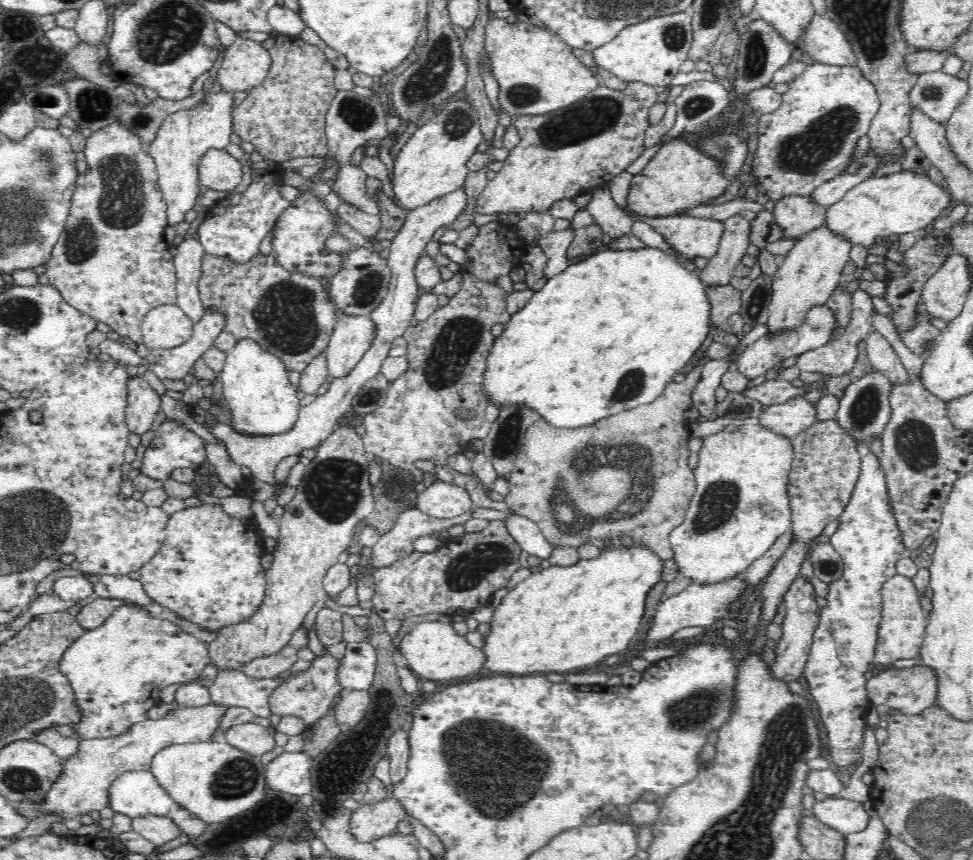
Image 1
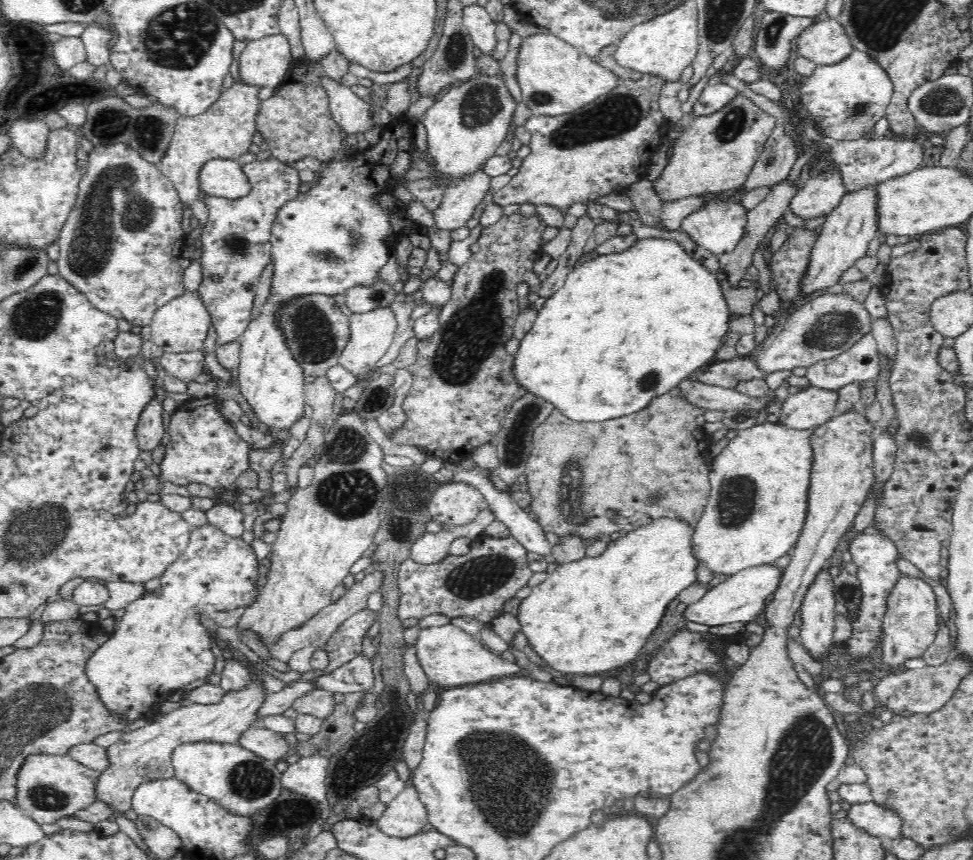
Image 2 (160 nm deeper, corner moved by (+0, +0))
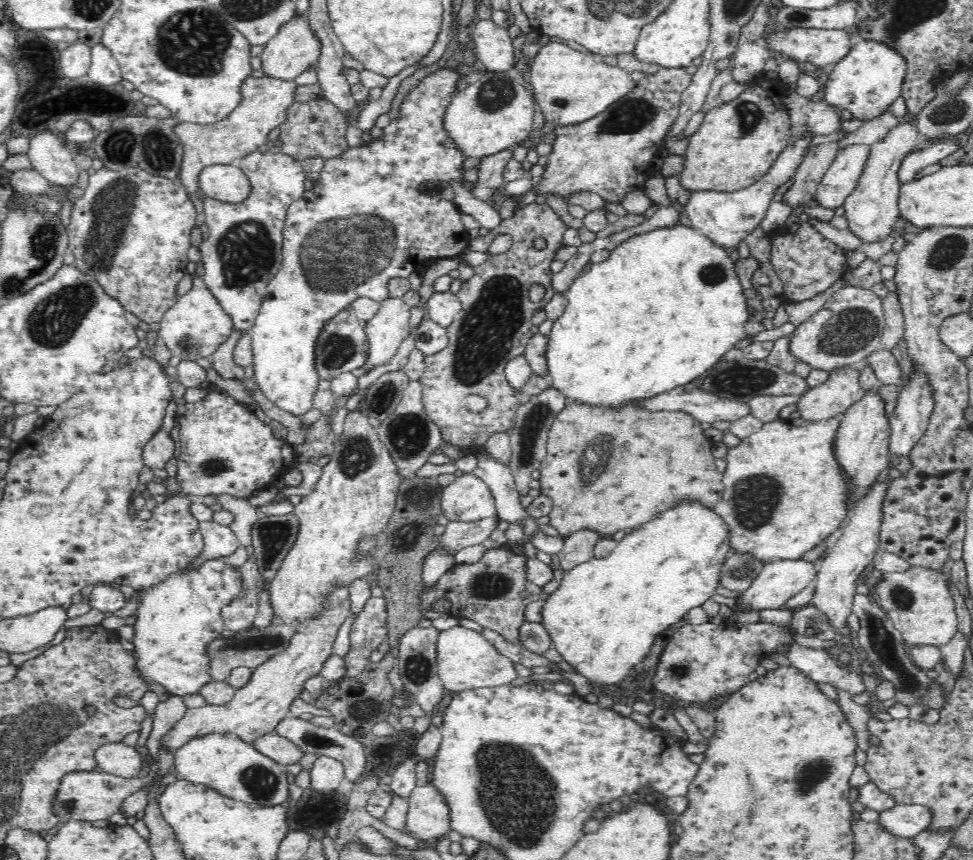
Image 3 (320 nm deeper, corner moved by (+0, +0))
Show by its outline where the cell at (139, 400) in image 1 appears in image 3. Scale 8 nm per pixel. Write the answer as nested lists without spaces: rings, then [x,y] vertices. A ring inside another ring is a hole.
[[[163,424],[160,425],[151,437],[143,444],[143,461],[145,466],[154,470],[164,469],[174,453],[174,440],[166,432]]]

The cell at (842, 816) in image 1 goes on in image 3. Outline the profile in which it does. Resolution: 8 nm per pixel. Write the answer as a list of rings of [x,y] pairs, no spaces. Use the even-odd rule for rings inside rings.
[[[896,805],[873,813],[872,817],[882,830],[898,838],[910,838],[925,830],[929,823],[928,809],[914,805]]]

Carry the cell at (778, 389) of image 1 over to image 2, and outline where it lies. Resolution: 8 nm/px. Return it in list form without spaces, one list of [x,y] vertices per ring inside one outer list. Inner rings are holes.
[[[684,379],[679,385],[684,391],[686,399],[706,410],[720,410],[726,412],[730,409],[756,409],[762,410],[770,404],[774,404],[775,393],[764,393],[760,396],[748,396],[738,392],[735,388],[723,386],[708,386]]]

